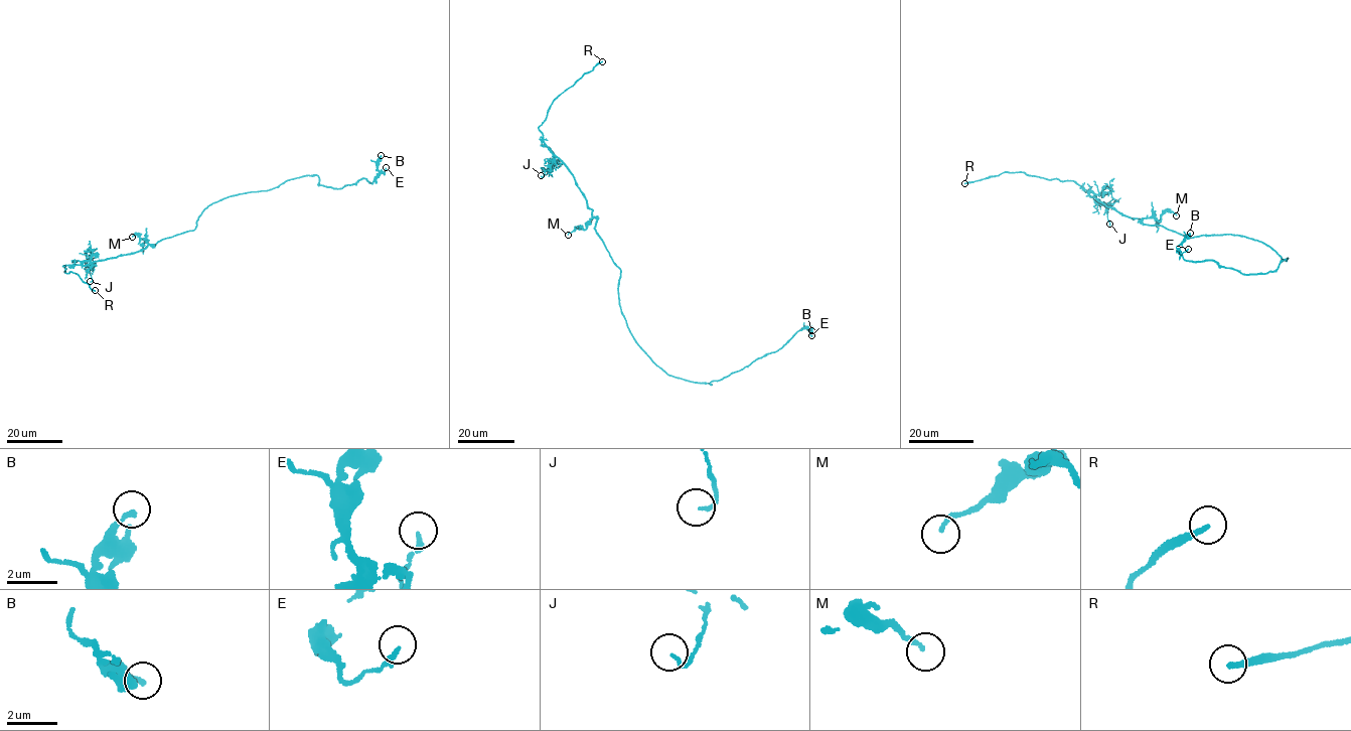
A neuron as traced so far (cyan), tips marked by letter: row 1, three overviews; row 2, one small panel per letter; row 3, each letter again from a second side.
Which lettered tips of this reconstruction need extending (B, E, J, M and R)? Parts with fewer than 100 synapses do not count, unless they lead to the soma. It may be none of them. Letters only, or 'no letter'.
R

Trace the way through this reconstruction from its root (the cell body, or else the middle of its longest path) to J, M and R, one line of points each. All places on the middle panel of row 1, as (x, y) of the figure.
J: (618, 289), (620, 270), (595, 229), (596, 220), (574, 176), (556, 157), (543, 177), (541, 175)
M: (618, 289), (620, 270), (595, 229), (596, 218), (590, 220), (585, 230), (576, 228), (568, 235)
R: (618, 289), (620, 270), (595, 229), (592, 209), (574, 176), (548, 148), (539, 129), (553, 101), (602, 61)

